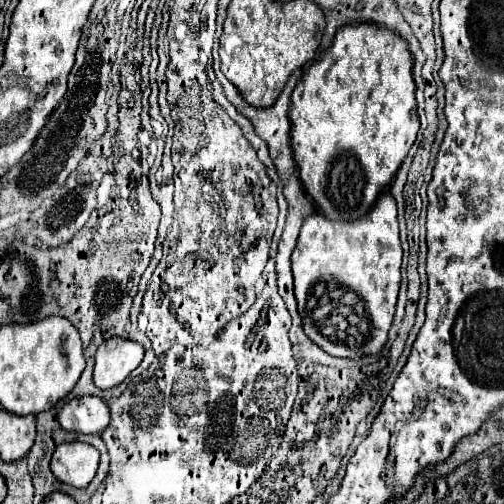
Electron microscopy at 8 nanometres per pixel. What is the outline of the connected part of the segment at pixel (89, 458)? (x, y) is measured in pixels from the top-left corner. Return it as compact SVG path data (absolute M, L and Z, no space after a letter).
M65 443L57 447L51 459L51 471L53 475L67 485L73 485L77 489L85 489L99 465L99 451L85 443Z

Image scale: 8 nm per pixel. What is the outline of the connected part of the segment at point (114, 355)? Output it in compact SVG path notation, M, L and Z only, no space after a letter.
M109 339L95 353L93 383L99 389L111 389L127 379L143 359L143 347L127 339Z

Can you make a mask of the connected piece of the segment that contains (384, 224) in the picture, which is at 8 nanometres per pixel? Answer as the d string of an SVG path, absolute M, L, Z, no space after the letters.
M383 193L373 209L357 221L331 221L323 213L313 213L305 219L297 247L291 255L295 297L299 315L303 319L305 335L317 343L323 351L335 357L365 357L377 353L385 341L393 321L397 293L399 293L399 271L401 271L401 241L397 223L397 203L391 193Z

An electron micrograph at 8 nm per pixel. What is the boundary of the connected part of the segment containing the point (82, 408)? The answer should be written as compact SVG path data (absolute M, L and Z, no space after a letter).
M79 397L65 403L59 413L59 425L69 433L101 433L109 425L109 409L97 397Z

